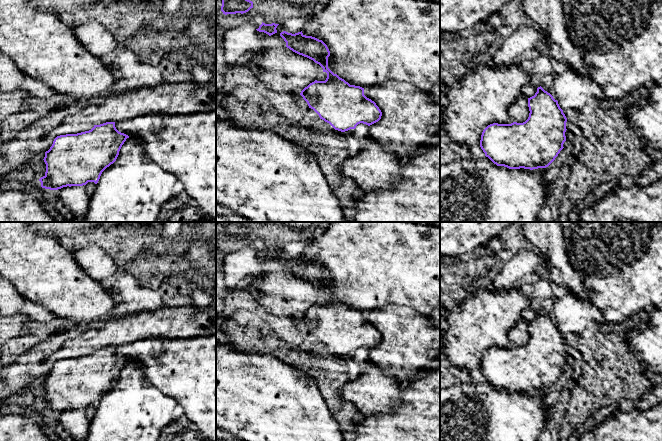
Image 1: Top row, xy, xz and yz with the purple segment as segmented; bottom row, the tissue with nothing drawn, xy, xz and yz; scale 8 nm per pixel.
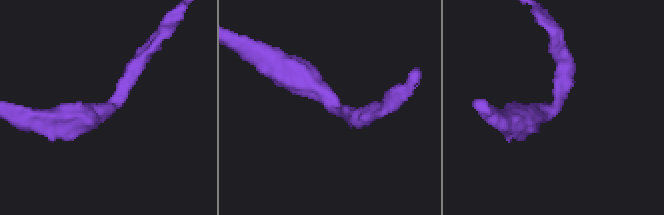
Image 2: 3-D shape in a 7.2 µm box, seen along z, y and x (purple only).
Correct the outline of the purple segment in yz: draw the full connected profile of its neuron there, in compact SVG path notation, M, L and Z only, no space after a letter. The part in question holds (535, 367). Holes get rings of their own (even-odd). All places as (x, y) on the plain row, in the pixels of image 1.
M541 310L528 322L529 341L523 347L493 347L482 356L480 371L494 388L509 393L538 393L548 391L564 372L567 342L558 325Z

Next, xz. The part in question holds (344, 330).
M283 255L280 257L280 260L286 266L287 272L299 279L313 284L323 292L323 296L327 297L325 305L315 304L300 317L307 326L309 332L313 333L319 339L320 343L329 347L335 354L341 356L355 353L360 347L370 350L381 343L381 334L374 325L364 319L364 312L350 309L328 292L330 275L322 264L312 260L306 260L302 255L295 258Z

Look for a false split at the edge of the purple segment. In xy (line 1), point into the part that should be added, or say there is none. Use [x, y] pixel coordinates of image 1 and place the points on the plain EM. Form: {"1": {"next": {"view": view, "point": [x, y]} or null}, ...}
{"1": {"next": null}}

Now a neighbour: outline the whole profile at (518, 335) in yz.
M520 319L510 329L508 337L513 346L525 346L528 343L530 337L528 331L528 323L525 320Z

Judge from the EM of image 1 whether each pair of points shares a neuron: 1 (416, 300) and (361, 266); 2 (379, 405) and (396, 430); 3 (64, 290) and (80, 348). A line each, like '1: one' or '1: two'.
1: one
2: two
3: two

